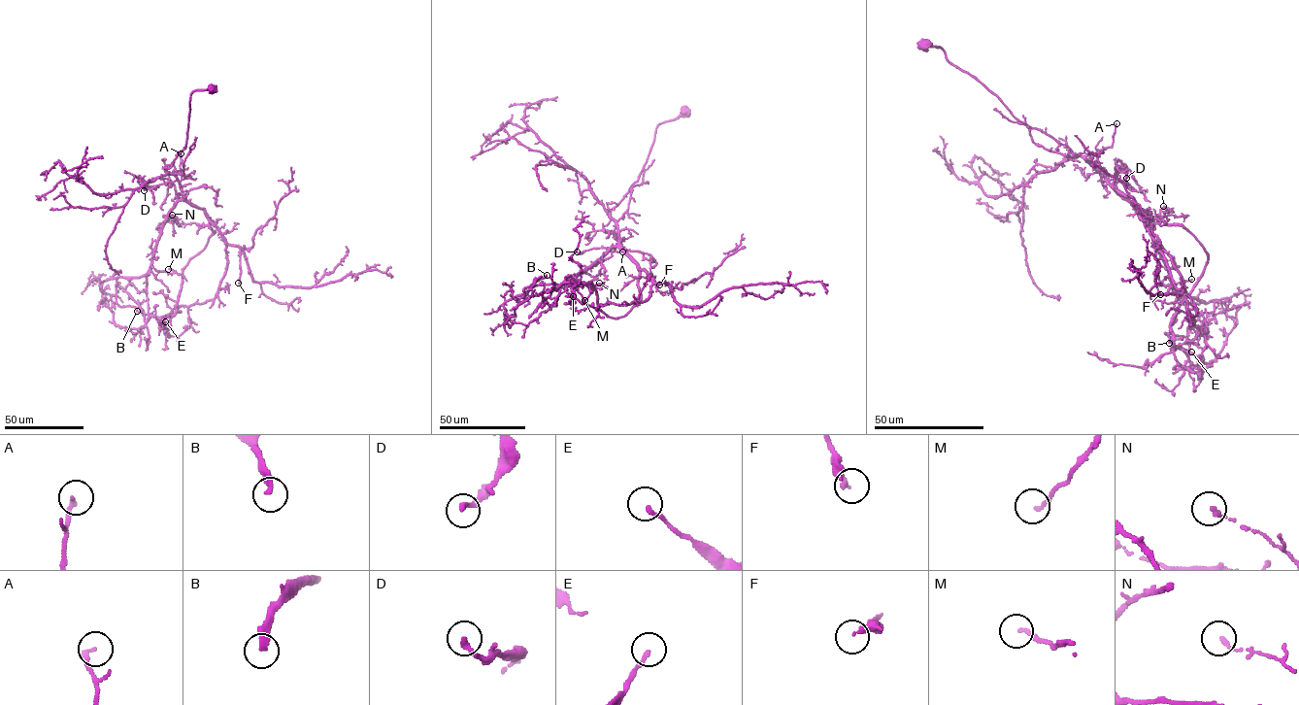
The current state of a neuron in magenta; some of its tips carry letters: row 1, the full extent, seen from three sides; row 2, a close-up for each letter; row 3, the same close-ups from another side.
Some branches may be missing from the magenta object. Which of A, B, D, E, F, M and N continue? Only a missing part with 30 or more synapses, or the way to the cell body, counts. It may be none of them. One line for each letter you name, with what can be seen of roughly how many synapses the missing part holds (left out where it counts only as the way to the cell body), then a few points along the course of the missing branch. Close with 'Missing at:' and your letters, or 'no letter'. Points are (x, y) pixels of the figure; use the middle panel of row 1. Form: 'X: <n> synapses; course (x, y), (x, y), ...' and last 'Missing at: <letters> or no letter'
B: 50 synapses; course (547, 275), (524, 262), (502, 260)
Missing at: B

